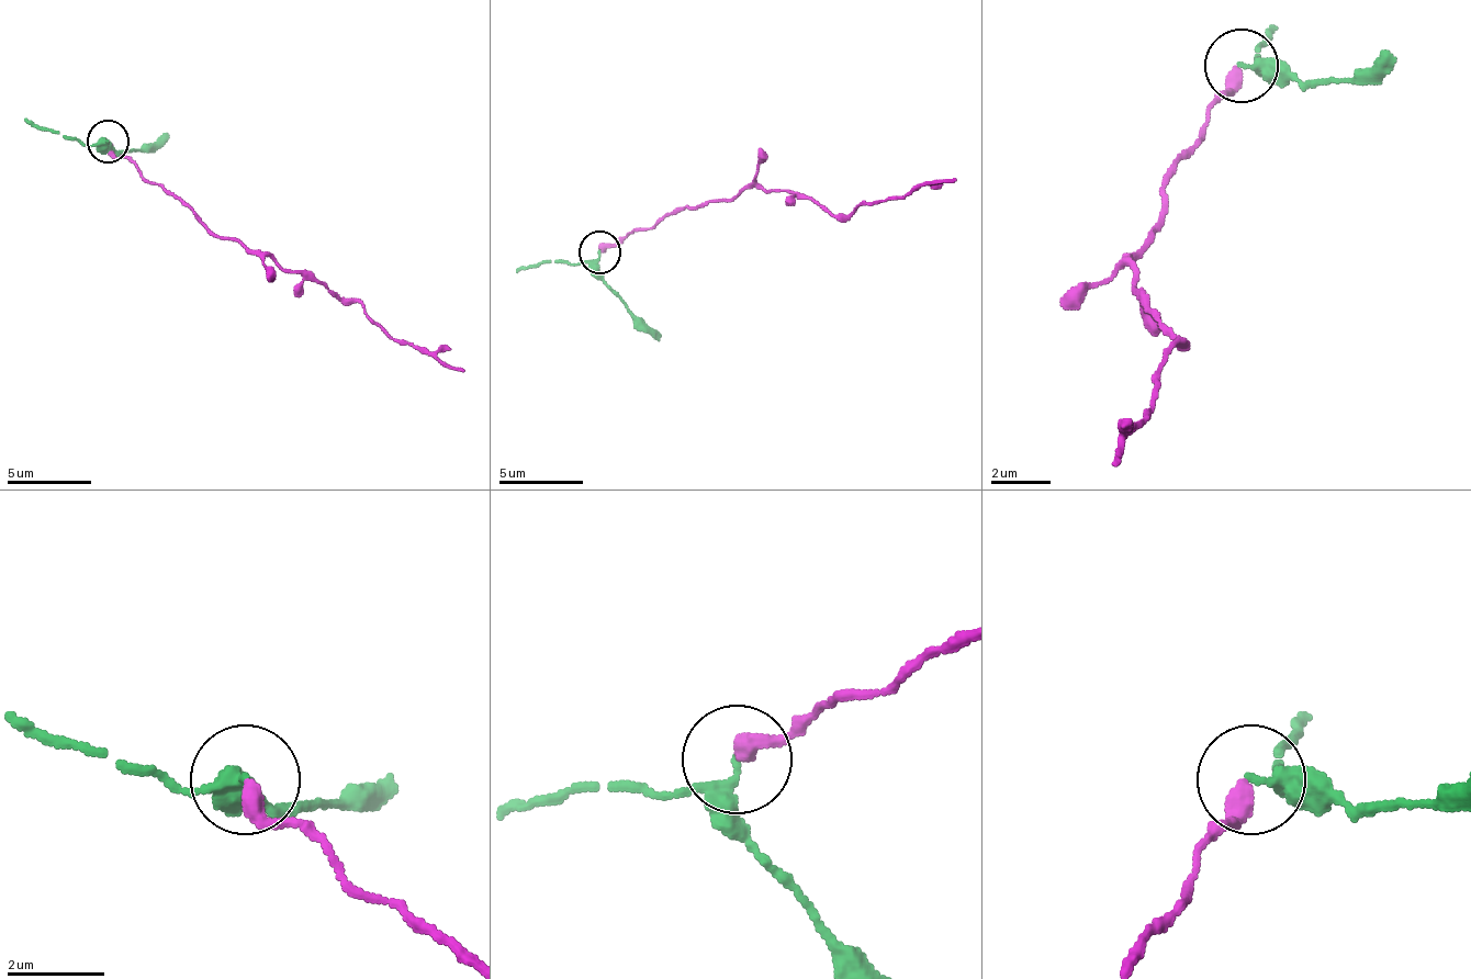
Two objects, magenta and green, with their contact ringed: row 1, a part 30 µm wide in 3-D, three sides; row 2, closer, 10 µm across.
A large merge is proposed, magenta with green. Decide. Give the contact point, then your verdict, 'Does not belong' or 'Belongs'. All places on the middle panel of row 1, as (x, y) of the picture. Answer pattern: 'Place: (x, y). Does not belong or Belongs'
Place: (599, 251). Belongs

